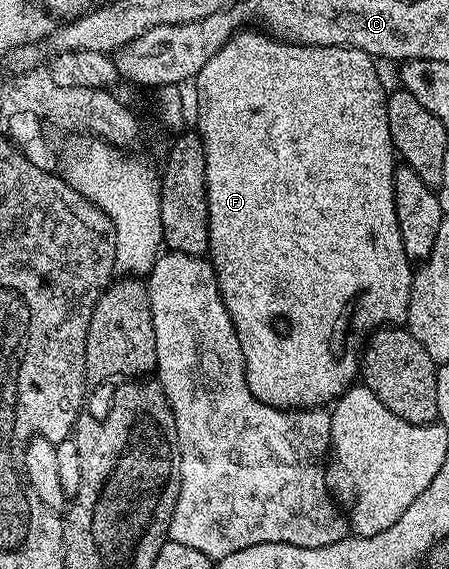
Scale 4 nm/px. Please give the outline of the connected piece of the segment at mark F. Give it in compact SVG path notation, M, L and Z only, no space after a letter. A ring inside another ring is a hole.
M240 31L228 39L225 47L221 47L221 51L217 51L217 55L213 55L213 59L209 59L209 63L205 63L193 78L195 97L199 100L197 132L205 151L207 253L219 279L219 296L239 340L249 391L258 401L272 405L274 409L314 409L342 397L352 388L360 372L364 342L375 330L402 326L407 319L413 269L408 264L397 227L393 183L397 154L389 135L388 94L383 93L383 81L375 65L373 58L360 49L345 49L341 45L297 45L263 31ZM275 321L284 321L287 330L279 333Z

